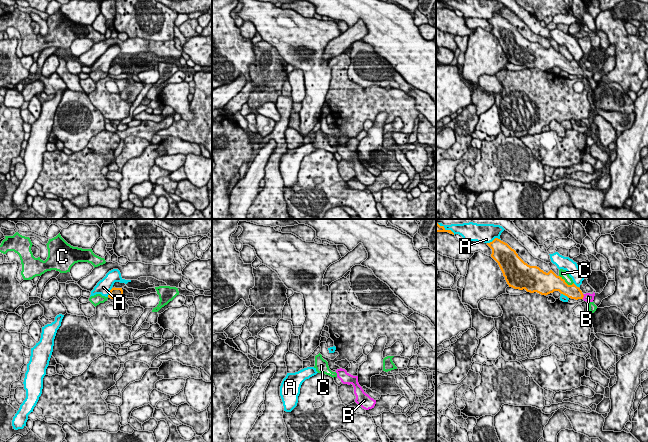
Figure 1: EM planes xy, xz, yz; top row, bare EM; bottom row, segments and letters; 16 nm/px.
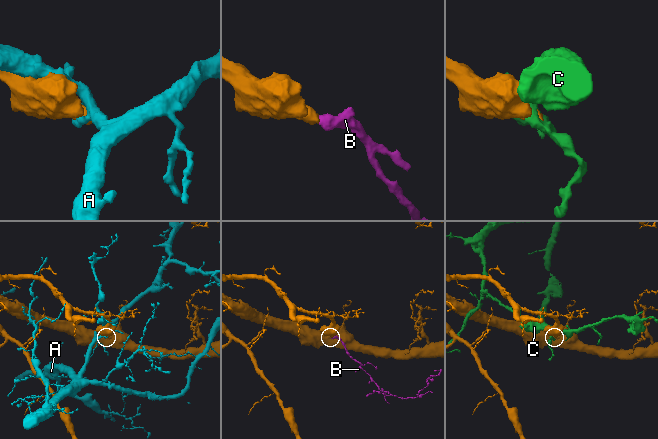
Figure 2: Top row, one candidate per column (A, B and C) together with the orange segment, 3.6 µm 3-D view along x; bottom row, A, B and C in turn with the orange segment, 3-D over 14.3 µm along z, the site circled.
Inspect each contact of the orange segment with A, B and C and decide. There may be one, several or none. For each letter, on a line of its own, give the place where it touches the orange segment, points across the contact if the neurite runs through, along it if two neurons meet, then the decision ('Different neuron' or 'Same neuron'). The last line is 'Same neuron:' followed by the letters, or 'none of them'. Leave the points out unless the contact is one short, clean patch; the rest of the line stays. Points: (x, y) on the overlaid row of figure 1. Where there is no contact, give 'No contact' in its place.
A: Touches orange at yz (494, 239). Different neuron
B: Touches orange at yz (583, 296). Path across: yz (572, 291), (583, 296), (588, 297). Same neuron
C: Touches orange at yz (565, 282). Different neuron
Same neuron: B

